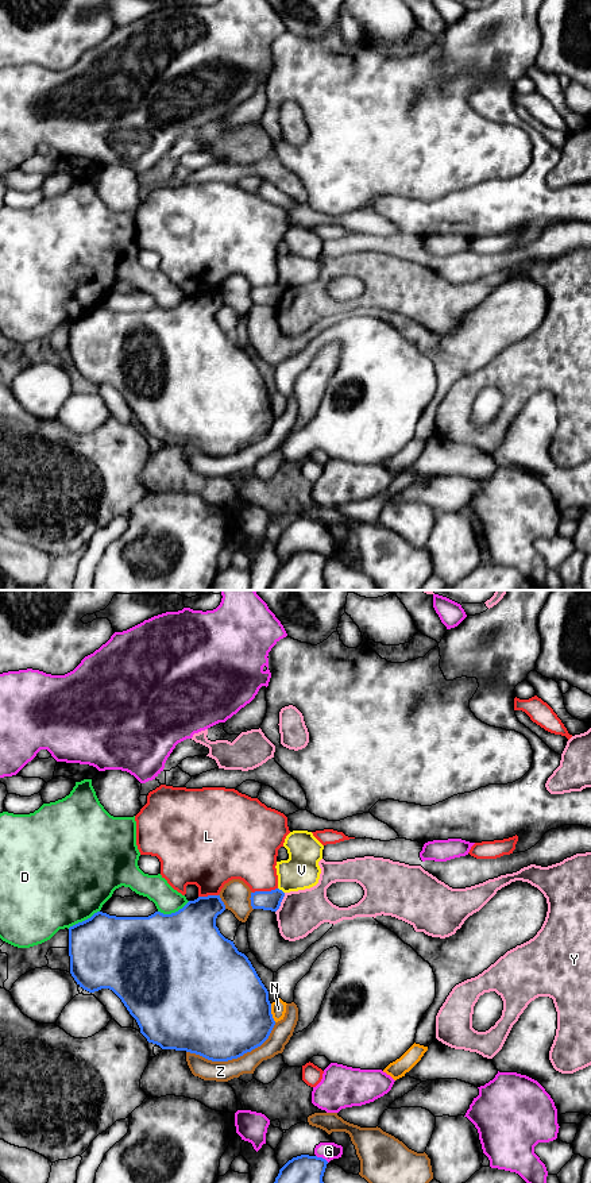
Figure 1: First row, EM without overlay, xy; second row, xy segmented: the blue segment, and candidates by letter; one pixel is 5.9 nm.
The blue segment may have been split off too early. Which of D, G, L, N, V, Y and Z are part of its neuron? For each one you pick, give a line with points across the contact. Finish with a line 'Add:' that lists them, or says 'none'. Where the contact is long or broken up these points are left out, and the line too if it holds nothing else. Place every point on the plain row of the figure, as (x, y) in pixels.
Add: none

